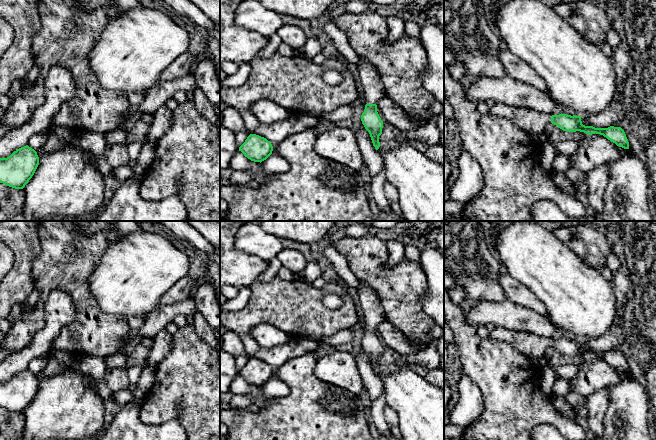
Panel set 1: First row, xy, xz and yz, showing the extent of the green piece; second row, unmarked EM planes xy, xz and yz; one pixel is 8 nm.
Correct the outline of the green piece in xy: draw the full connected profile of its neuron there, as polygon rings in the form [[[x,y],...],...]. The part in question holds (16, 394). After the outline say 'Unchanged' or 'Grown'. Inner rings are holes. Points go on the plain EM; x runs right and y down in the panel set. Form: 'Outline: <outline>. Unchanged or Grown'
Outline: [[[28,369],[14,375],[7,382],[0,382],[0,407],[23,413],[39,389],[37,376]]]. Unchanged

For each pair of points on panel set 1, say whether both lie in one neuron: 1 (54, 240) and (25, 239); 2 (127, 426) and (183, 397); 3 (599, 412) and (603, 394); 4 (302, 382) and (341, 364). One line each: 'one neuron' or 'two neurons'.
1: two neurons
2: two neurons
3: one neuron
4: two neurons

